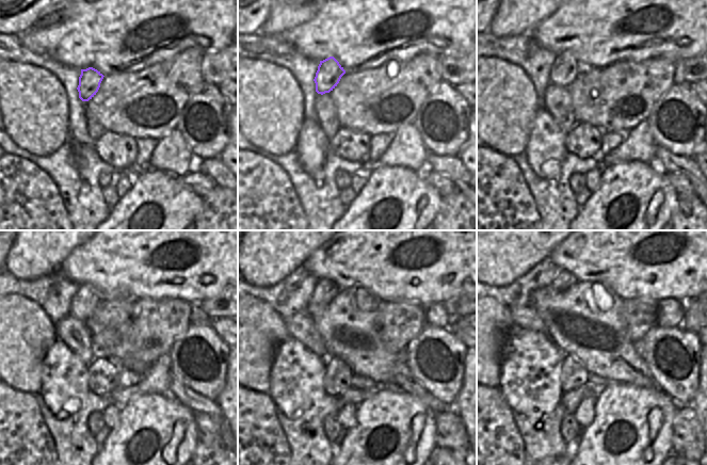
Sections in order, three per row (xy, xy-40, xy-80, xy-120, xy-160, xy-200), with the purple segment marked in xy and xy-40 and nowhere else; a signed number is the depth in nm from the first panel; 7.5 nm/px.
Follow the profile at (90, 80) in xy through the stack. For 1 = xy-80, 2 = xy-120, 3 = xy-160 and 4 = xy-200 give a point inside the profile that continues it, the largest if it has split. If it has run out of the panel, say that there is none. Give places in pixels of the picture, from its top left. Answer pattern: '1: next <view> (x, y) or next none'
1: next xy-80 (565, 68)
2: next xy-120 (87, 297)
3: next xy-160 (325, 290)
4: next xy-200 (565, 279)

